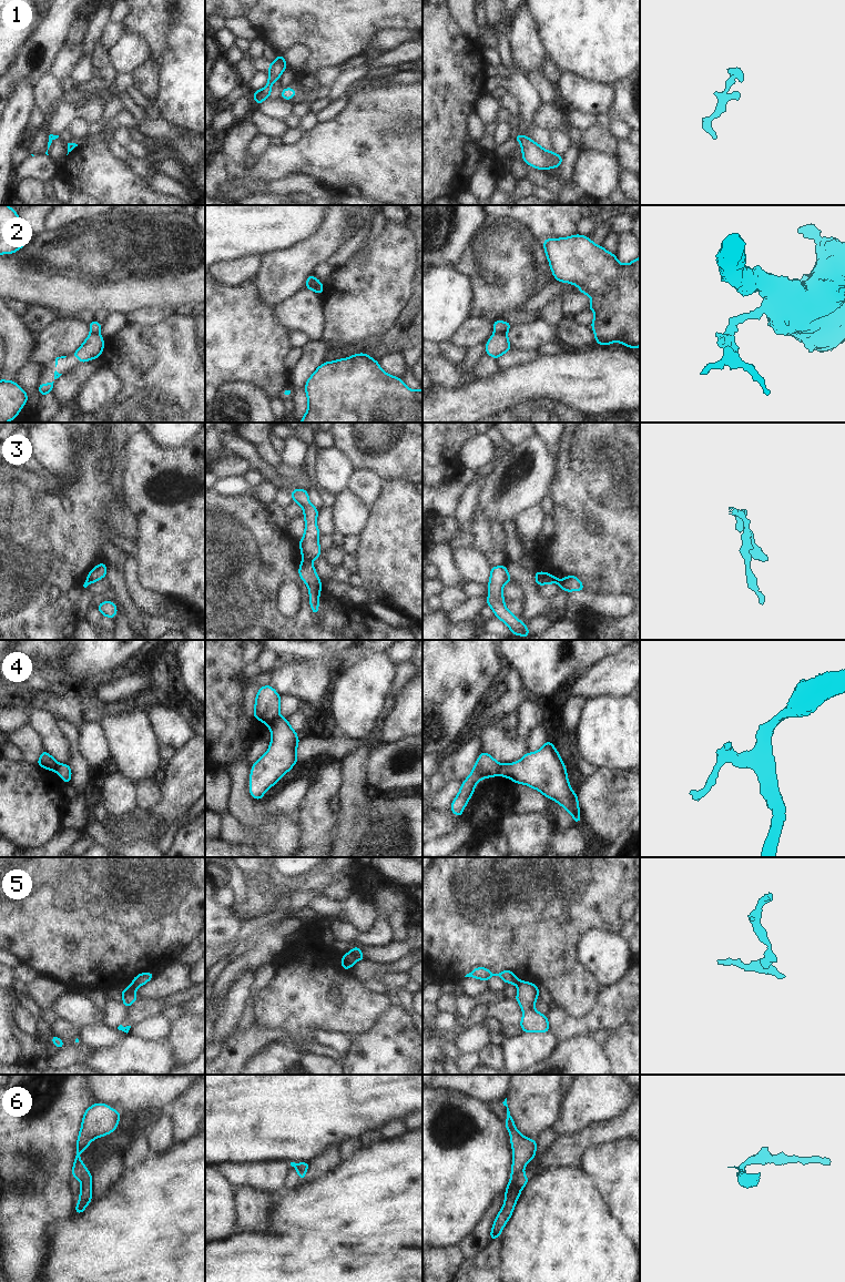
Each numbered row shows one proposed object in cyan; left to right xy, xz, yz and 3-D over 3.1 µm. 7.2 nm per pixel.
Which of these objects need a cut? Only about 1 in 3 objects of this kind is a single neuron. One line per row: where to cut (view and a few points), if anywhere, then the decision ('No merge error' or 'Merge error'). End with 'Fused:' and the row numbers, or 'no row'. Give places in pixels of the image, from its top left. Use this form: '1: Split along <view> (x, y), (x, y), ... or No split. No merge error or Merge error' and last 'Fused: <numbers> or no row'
1: No split. No merge error
2: Split along yz (495, 333), (506, 334). Merge error
3: Split along xz (303, 559), (311, 563). Merge error
4: Split along xz (278, 716), (268, 726). Merge error
5: Split along xz (350, 952), (356, 959). Merge error
6: No split. No merge error
Fused: 2, 3, 4, 5

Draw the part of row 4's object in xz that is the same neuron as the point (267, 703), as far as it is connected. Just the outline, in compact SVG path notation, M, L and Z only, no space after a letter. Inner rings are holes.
M268 684L259 686L255 699L253 714L268 728L278 718L281 712L281 695Z

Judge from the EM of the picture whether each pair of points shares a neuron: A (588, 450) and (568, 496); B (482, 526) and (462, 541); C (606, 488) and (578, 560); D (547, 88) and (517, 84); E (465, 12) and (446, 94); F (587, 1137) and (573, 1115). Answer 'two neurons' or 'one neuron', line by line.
A: one neuron
B: two neurons
C: one neuron
D: two neurons
E: two neurons
F: two neurons

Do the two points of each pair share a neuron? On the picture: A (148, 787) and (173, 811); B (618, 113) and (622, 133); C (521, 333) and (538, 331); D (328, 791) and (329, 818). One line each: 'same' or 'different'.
A: different
B: different
C: same
D: same

